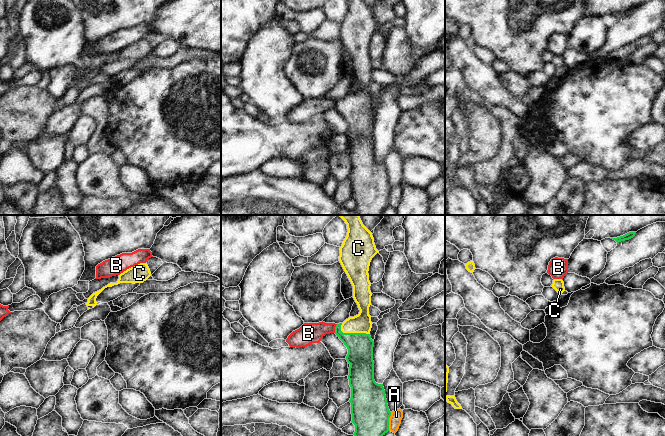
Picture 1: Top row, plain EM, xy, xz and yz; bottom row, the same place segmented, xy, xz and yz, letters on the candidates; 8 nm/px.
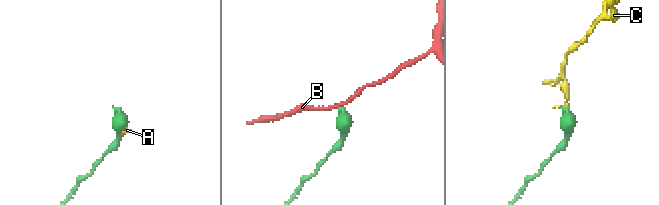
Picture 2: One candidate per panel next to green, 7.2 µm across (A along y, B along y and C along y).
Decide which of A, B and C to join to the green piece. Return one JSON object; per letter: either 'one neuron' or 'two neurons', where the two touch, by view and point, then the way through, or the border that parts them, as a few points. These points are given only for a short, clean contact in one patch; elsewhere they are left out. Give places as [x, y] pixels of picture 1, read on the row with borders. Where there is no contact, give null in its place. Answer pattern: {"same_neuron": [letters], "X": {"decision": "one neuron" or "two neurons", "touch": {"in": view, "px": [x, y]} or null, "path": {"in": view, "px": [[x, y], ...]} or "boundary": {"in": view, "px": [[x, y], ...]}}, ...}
{"same_neuron": ["C"], "A": {"decision": "two neurons", "touch": {"in": "xz", "px": [388, 421]}}, "B": {"decision": "two neurons", "touch": {"in": "xz", "px": [335, 328]}, "boundary": {"in": "xz", "px": [[337, 324], [334, 332]]}}, "C": {"decision": "one neuron", "touch": {"in": "xz", "px": [353, 333]}, "path": {"in": "xz", "px": [[360, 346], [353, 333], [361, 323]]}}}

